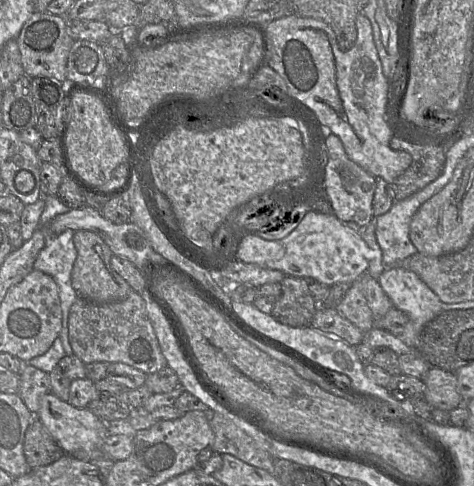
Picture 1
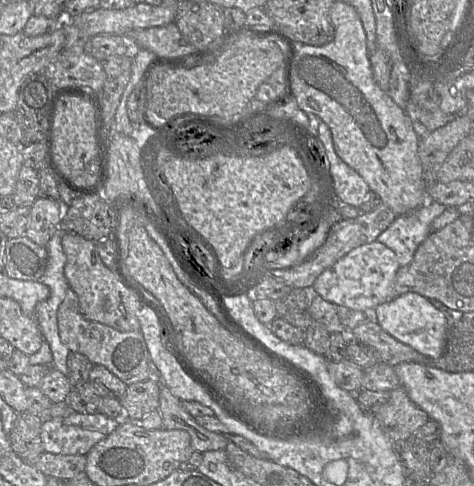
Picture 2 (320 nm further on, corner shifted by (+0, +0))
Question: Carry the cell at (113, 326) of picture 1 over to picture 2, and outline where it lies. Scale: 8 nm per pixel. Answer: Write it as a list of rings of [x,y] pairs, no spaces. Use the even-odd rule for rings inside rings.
[[[69,287],[57,312],[61,342],[70,350],[86,356],[93,365],[102,365],[126,385],[142,382],[150,377],[151,357],[141,331],[121,332],[114,328],[90,321],[80,312],[79,300]]]

